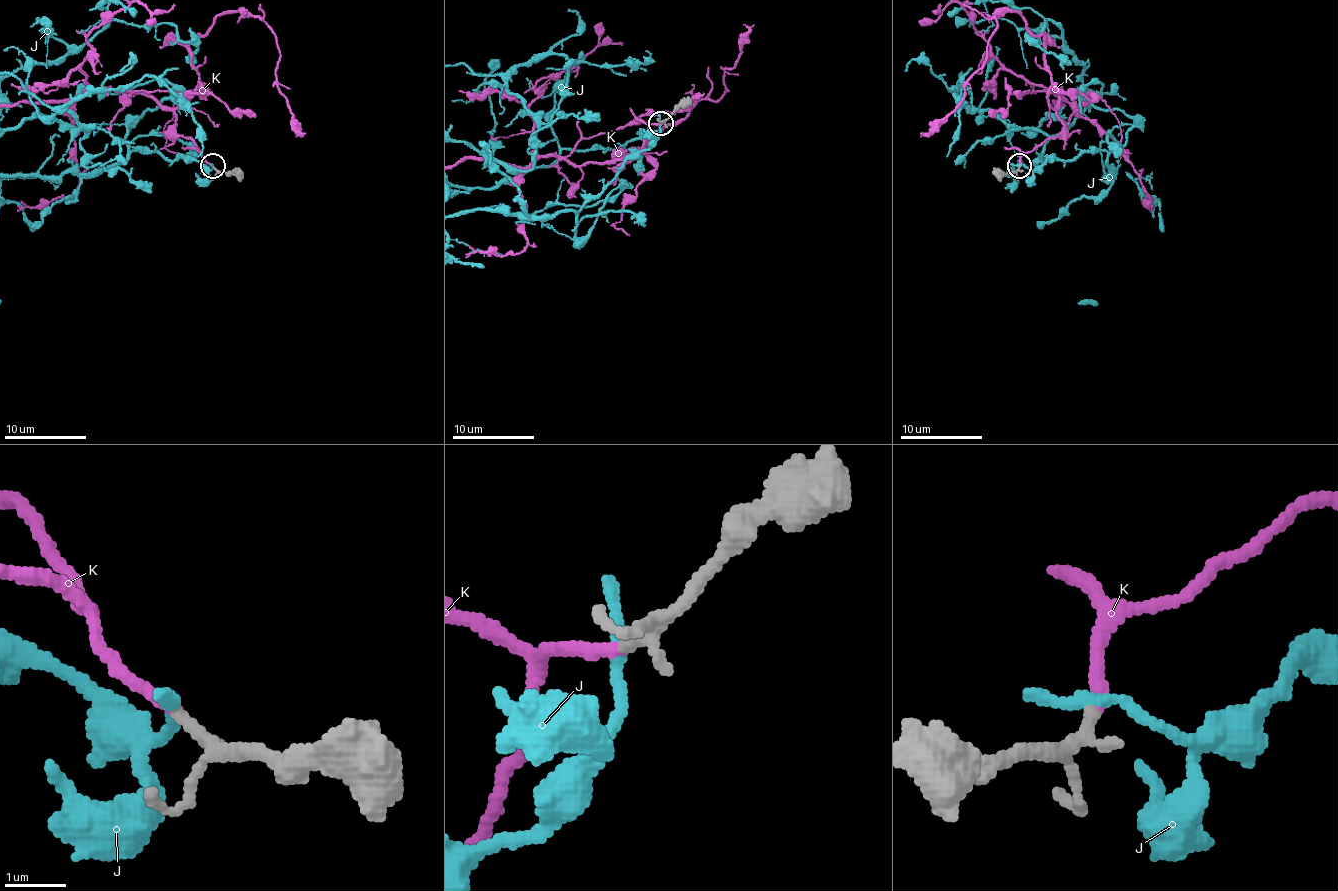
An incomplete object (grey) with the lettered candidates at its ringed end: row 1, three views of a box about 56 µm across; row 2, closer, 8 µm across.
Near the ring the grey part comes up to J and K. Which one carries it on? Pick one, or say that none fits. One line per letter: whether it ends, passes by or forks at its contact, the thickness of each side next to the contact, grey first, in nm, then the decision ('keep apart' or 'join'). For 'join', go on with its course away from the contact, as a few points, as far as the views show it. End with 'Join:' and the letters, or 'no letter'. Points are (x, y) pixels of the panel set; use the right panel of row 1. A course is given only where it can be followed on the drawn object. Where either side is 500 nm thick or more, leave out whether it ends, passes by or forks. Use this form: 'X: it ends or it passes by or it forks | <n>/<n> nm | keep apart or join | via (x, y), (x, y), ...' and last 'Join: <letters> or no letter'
J: it ends | 170/240 nm | keep apart
K: it ends | 170/190 nm | join
Join: K

